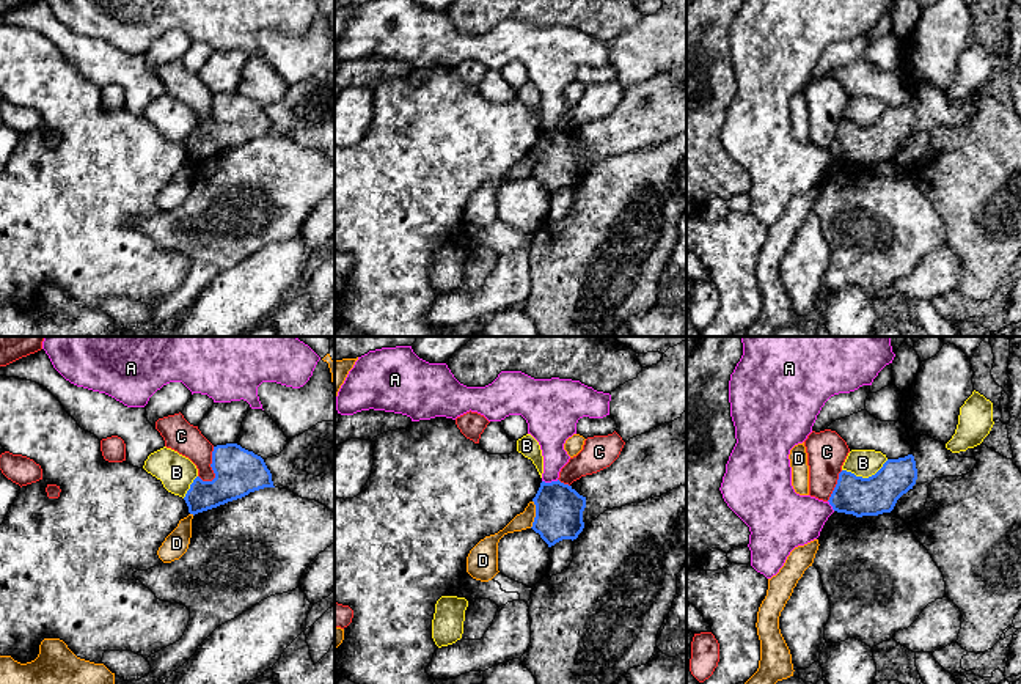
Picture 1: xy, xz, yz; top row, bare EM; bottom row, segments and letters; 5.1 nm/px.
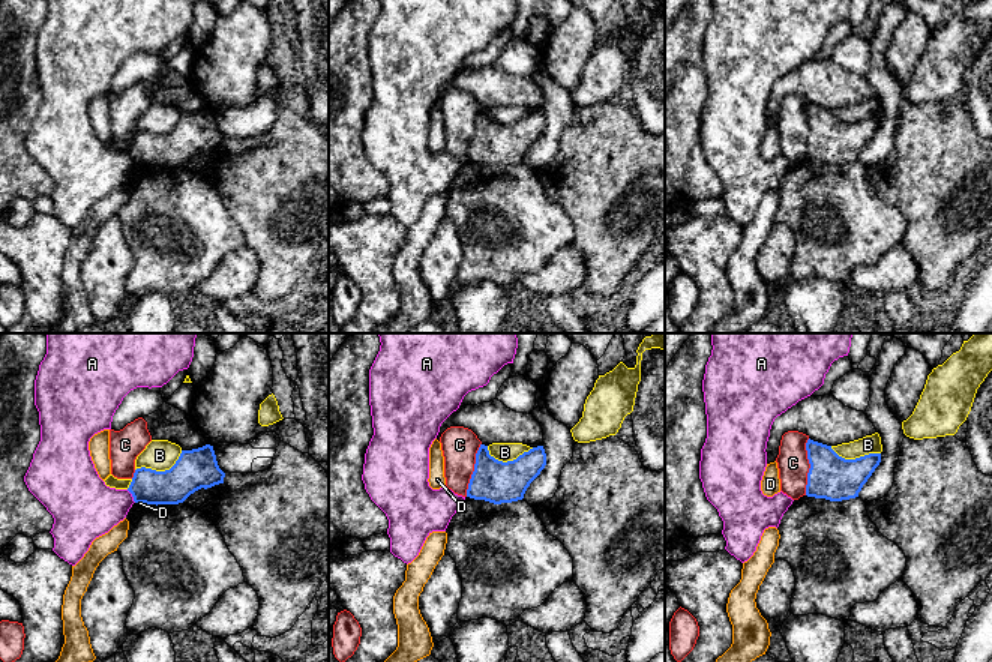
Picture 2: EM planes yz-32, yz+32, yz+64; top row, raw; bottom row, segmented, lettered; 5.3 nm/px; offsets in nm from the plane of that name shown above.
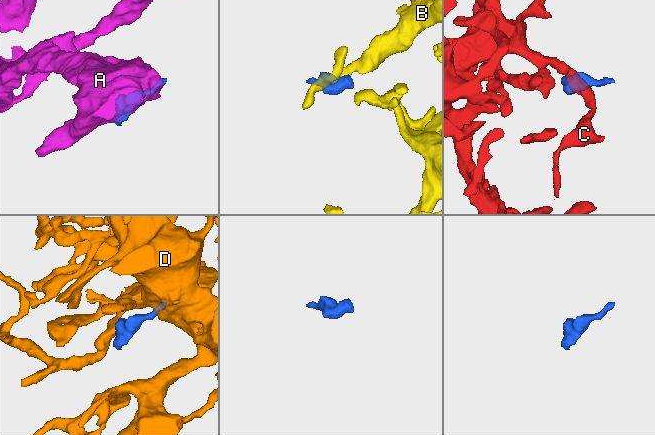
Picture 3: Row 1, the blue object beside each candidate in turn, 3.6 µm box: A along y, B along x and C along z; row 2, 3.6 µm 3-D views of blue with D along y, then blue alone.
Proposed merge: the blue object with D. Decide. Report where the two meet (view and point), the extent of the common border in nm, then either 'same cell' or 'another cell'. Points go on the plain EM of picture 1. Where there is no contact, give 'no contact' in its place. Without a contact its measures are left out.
meets blue in xz at (536, 162); contact 140 nm long; another cell

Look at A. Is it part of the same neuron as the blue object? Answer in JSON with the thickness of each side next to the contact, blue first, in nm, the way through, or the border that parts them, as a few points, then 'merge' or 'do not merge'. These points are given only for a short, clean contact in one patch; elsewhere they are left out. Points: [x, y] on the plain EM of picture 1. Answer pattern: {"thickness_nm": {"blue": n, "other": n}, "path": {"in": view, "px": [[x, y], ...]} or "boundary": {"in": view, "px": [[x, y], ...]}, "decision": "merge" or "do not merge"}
{"thickness_nm": {"blue": 240, "other": 160}, "boundary": {"in": "xz", "px": [[558, 128], [542, 129]]}, "decision": "do not merge"}

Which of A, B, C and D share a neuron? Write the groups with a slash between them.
A / B / C / D

